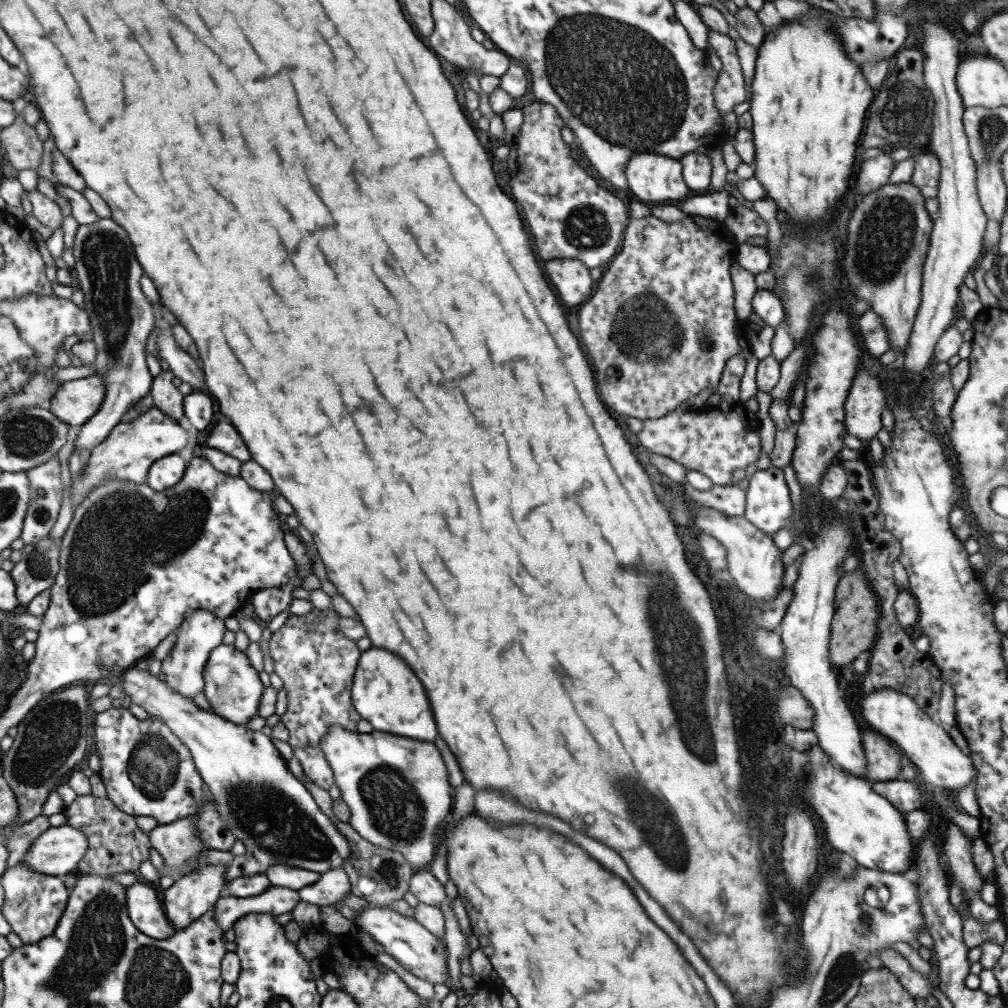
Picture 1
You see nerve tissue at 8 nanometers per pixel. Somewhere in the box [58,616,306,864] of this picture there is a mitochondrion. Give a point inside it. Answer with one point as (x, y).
(154, 763)

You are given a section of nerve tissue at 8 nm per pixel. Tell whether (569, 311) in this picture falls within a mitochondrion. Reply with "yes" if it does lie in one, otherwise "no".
no

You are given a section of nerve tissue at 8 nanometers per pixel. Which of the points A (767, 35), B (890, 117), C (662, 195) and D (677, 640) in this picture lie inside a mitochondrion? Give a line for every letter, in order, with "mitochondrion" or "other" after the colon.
A: other
B: mitochondrion
C: other
D: mitochondrion

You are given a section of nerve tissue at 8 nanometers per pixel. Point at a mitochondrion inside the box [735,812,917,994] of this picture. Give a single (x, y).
(791, 959)

